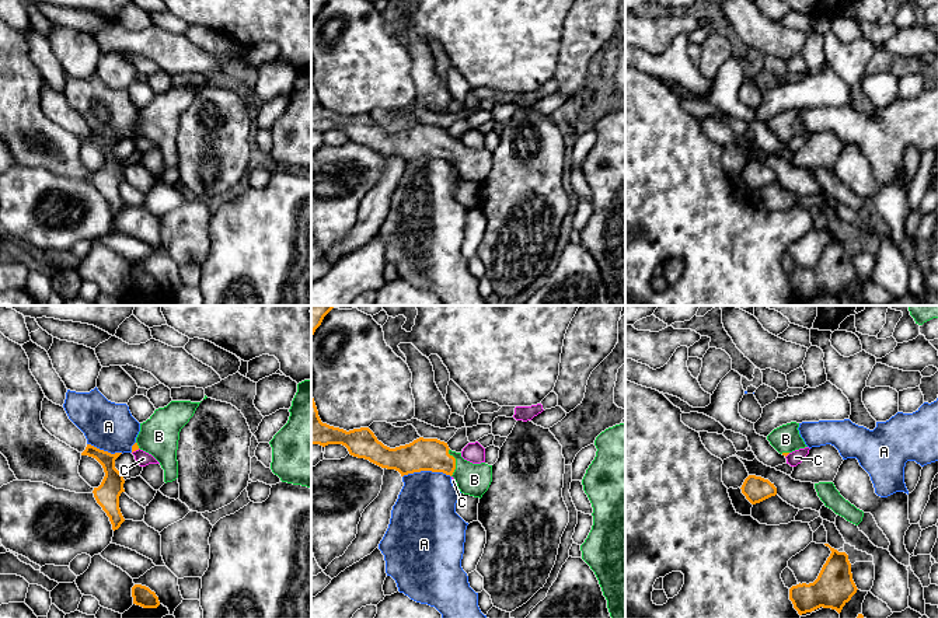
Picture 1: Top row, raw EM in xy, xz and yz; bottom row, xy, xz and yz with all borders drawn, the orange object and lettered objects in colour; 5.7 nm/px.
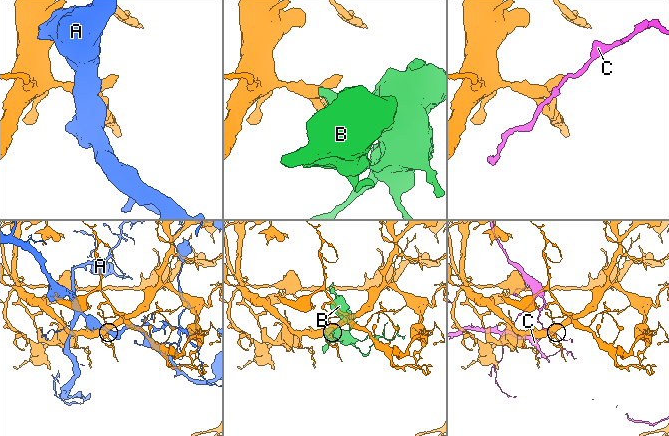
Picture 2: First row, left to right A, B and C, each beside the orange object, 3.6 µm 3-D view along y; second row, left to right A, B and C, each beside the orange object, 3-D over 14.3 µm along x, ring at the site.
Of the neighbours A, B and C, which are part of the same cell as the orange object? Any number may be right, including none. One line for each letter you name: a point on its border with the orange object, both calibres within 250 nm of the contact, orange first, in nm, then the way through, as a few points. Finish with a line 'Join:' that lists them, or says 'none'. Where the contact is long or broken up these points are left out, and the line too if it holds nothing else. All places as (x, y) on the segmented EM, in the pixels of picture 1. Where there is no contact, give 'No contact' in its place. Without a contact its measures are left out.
B: Touches orange at xz (454, 463). Thickness 190 nm (orange) against 190 nm. Path across: xz (422, 454), (433, 454), (454, 463), (474, 479)
Join: B

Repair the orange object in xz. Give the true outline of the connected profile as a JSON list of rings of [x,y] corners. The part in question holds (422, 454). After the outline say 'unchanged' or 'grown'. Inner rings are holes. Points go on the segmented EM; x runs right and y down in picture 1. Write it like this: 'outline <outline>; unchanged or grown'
outline [[[311,370],[311,444],[320,444],[322,447],[328,444],[342,444],[348,448],[349,454],[358,458],[369,460],[370,462],[387,468],[395,469],[401,476],[421,472],[443,472],[454,478],[457,488],[461,493],[474,497],[482,497],[492,482],[492,465],[485,462],[473,464],[461,457],[461,453],[451,451],[447,443],[437,439],[419,437],[409,444],[390,448],[377,440],[374,433],[369,427],[360,427],[353,430],[344,430],[339,427],[322,423],[313,398],[313,370]]]; grown

